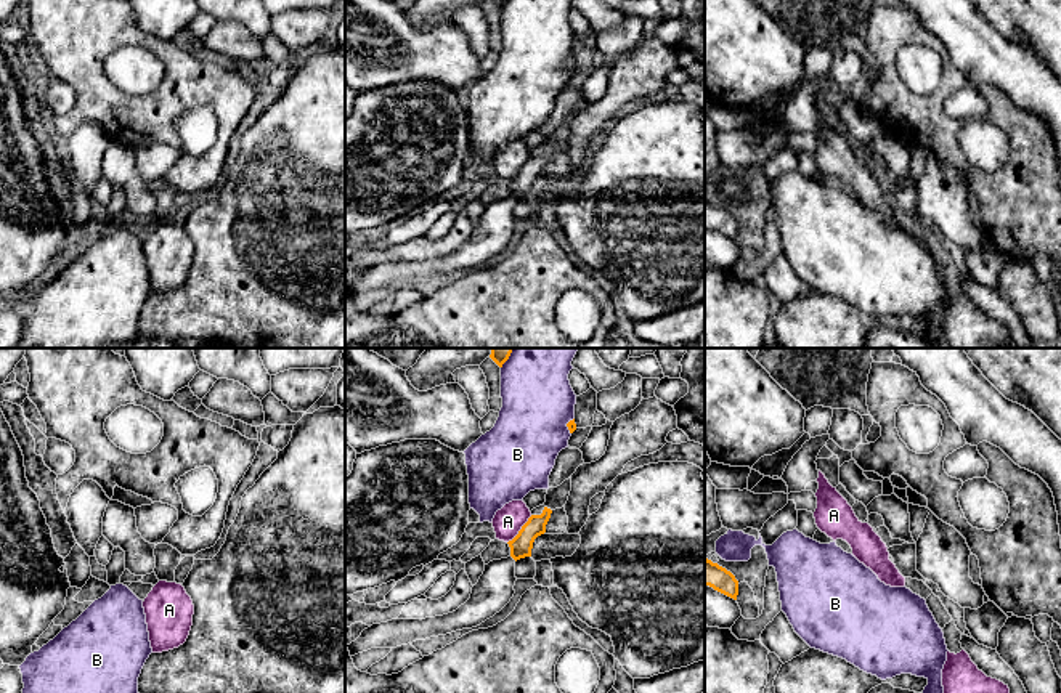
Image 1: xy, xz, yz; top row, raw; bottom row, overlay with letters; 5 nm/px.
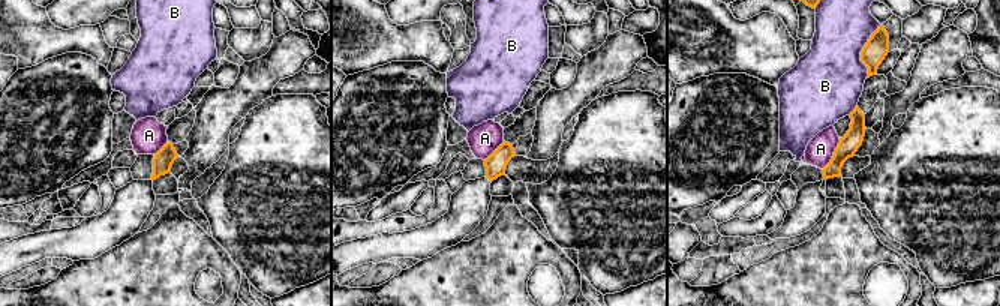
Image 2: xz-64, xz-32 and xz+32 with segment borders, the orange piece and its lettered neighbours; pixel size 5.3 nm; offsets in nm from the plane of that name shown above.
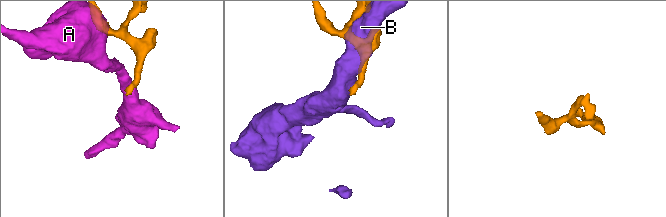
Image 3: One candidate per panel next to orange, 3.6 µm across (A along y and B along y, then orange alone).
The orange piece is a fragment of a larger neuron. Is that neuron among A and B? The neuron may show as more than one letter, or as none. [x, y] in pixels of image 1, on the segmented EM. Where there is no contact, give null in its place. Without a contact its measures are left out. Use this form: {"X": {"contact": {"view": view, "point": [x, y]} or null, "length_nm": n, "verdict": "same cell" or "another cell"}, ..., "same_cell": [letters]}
{"A": {"contact": {"view": "xz", "point": [520, 530]}, "length_nm": 190, "verdict": "another cell"}, "B": {"contact": {"view": "xz", "point": [508, 358]}, "length_nm": 120, "verdict": "another cell"}, "same_cell": []}

